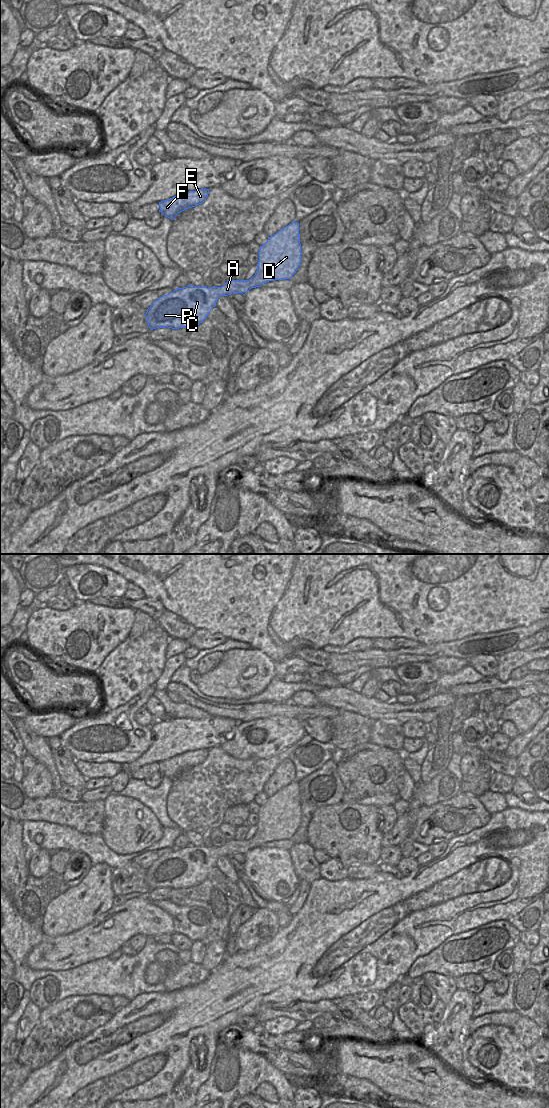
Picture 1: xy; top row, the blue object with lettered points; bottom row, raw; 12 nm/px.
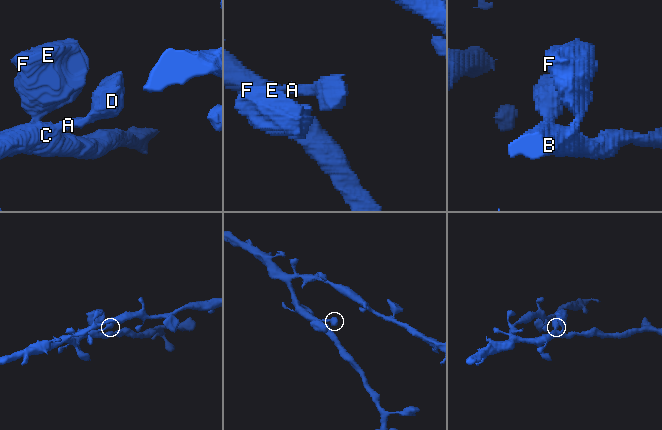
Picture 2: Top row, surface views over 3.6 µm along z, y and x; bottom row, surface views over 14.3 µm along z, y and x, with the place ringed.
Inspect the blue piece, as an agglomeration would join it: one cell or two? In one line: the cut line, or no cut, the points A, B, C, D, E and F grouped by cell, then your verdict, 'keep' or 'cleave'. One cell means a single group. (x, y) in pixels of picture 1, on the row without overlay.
no cut; A B C D E F; keep

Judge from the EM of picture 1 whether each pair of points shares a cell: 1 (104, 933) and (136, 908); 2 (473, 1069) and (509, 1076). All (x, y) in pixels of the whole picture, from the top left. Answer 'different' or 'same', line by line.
1: same
2: same

